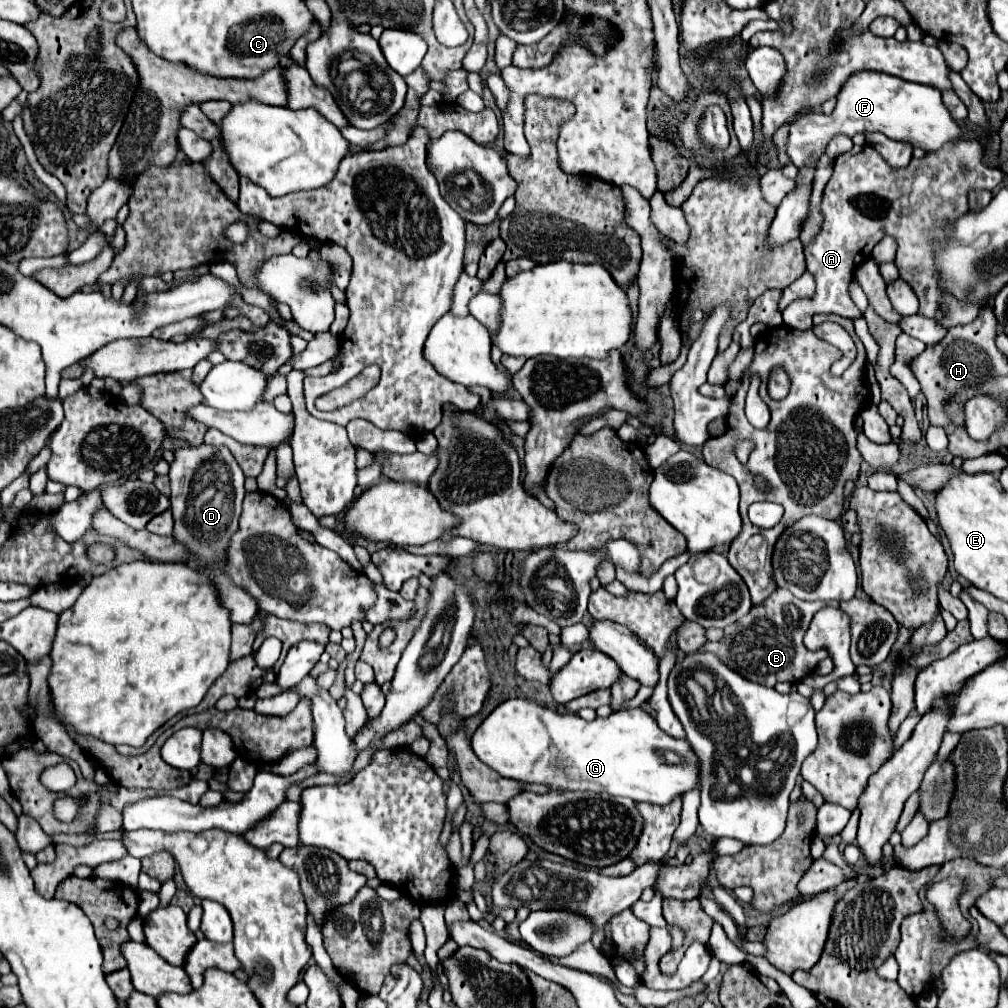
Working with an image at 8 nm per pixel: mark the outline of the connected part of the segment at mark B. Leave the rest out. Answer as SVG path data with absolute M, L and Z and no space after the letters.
M777 588L761 606L753 606L741 622L727 626L721 642L707 642L701 652L717 654L723 662L727 662L727 666L741 672L751 682L759 682L763 686L775 686L777 682L795 684L811 674L823 658L827 658L825 652L809 652L803 646L803 634L809 628L813 614L823 606L837 606L837 602L803 602L789 590Z

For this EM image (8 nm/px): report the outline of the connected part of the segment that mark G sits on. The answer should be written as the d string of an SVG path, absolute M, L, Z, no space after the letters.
M509 698L499 704L475 730L471 748L477 758L501 774L503 778L519 780L525 784L545 784L551 792L555 790L591 790L607 792L609 796L627 796L635 802L669 804L675 796L699 786L697 758L687 740L675 740L667 736L657 722L641 708L617 710L607 718L595 718L591 722L577 714L561 714L555 708L541 706L527 698Z

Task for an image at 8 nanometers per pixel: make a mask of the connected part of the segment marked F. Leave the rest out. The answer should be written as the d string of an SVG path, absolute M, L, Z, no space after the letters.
M853 74L845 84L845 90L837 96L833 114L825 116L821 112L811 112L791 124L787 154L791 162L801 168L811 160L819 160L831 138L839 134L853 138L863 130L883 132L893 140L907 142L925 152L937 152L947 142L961 140L967 134L967 130L963 130L945 108L937 88L893 78L889 74Z

